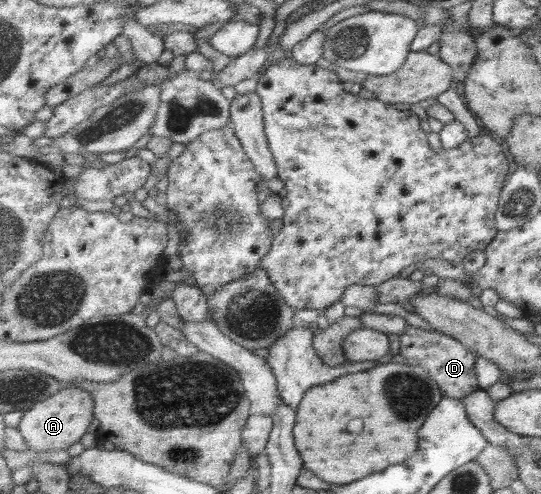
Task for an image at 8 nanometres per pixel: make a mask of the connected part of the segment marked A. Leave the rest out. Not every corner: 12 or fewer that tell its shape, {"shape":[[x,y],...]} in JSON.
{"shape":[[61,387],[19,424],[34,452],[80,442],[95,419],[87,390]]}

